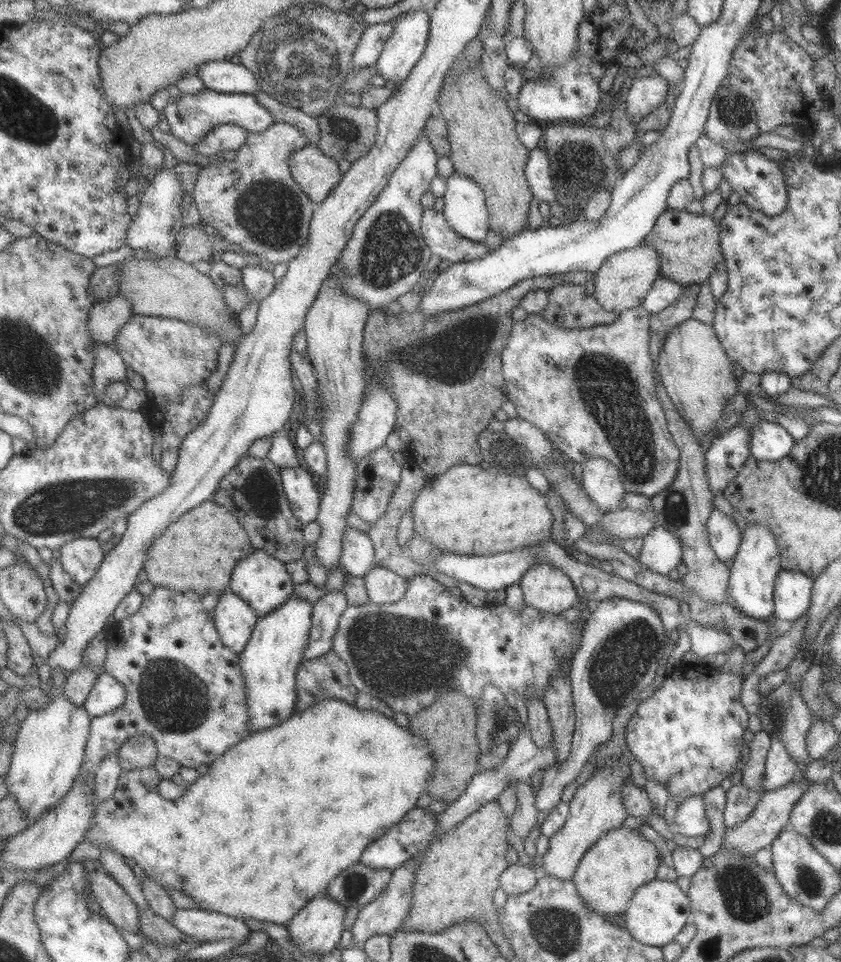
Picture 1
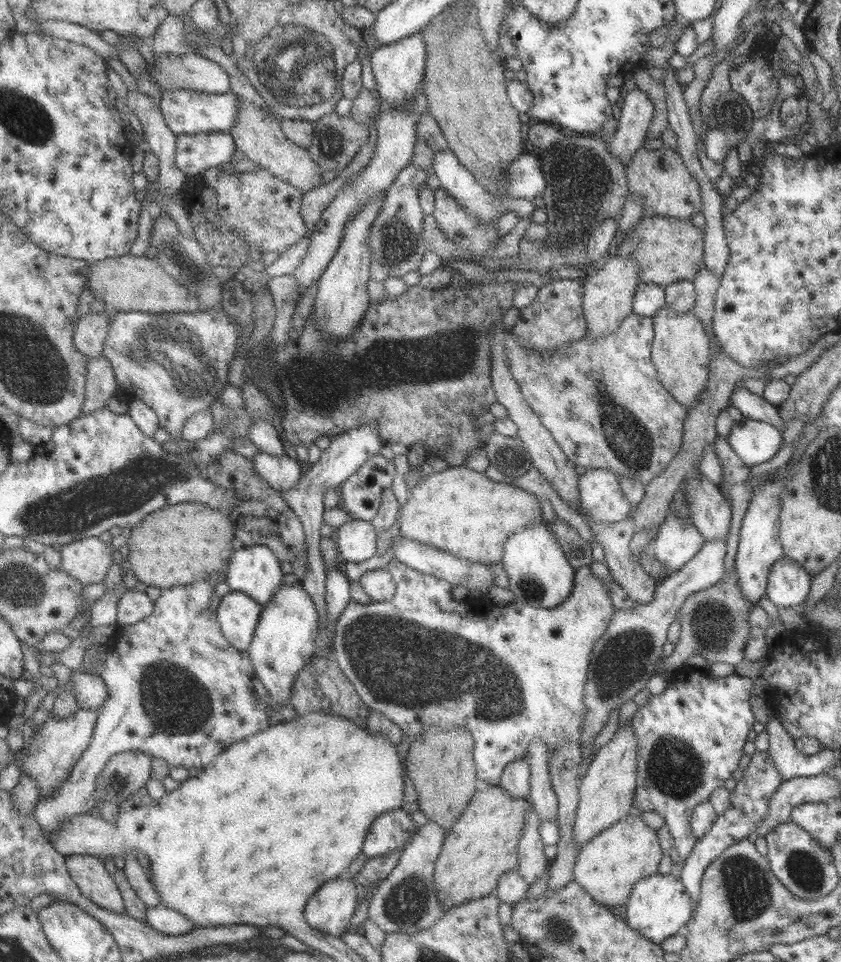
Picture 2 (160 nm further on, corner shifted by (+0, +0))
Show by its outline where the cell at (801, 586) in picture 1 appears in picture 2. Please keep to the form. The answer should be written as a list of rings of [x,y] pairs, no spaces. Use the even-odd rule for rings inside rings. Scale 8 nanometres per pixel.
[[[781,555],[771,564],[765,595],[776,607],[797,609],[807,598],[811,578],[797,562]]]

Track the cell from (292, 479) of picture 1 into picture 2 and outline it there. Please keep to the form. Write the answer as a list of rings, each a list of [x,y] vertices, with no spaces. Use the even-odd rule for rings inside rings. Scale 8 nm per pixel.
[[[261,451],[252,461],[258,474],[279,492],[294,489],[305,472],[305,466],[286,453],[274,455]]]

